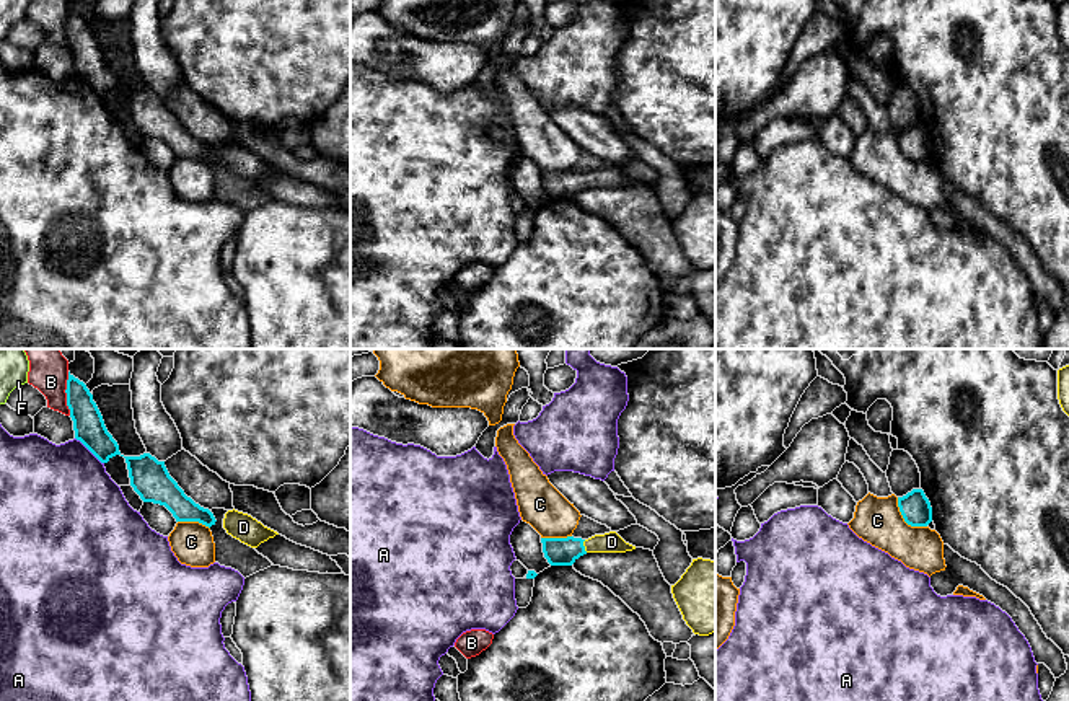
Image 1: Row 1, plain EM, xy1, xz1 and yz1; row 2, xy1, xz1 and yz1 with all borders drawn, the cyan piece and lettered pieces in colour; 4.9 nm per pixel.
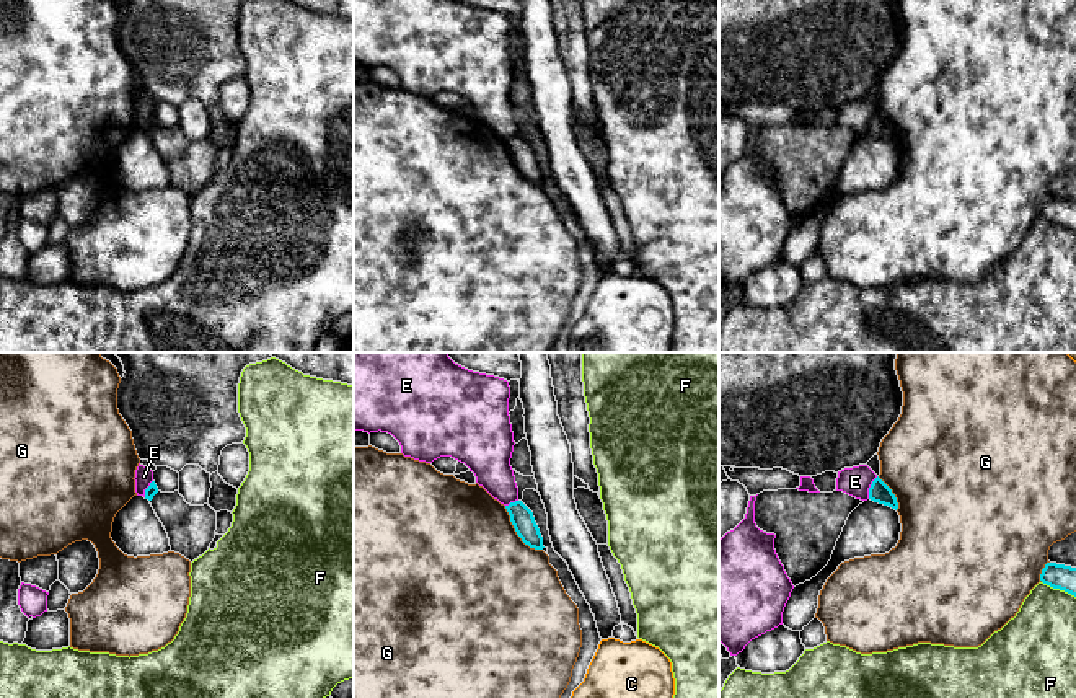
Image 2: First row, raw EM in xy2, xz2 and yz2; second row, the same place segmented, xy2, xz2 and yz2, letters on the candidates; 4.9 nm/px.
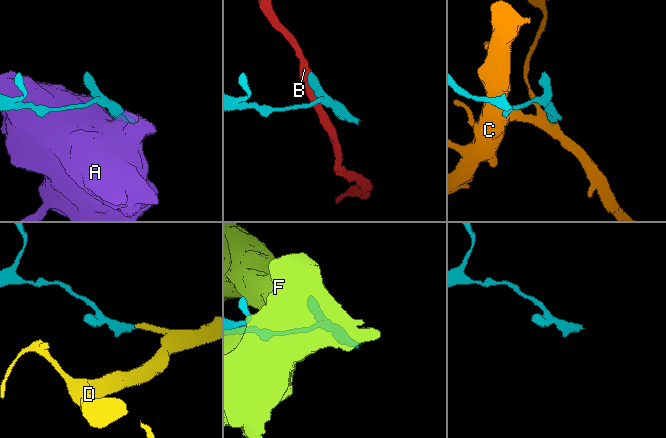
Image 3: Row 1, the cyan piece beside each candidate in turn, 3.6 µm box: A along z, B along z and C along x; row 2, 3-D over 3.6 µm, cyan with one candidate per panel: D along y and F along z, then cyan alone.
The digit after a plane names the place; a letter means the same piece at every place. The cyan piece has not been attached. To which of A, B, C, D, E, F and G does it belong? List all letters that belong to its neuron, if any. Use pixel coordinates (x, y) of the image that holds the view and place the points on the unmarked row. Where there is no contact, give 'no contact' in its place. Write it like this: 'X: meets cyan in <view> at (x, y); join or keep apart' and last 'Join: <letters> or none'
A: meets cyan in xy1 at (90, 85); keep apart
B: meets cyan in xy1 at (65, 26); keep apart
C: meets cyan in yz1 at (905, 155); keep apart
D: meets cyan in xz1 at (584, 181); join
E: meets cyan in yz2 at (869, 123); keep apart
F: meets cyan in yz2 at (1058, 222); keep apart
G: meets cyan in xz2 at (517, 168); keep apart
Join: D

